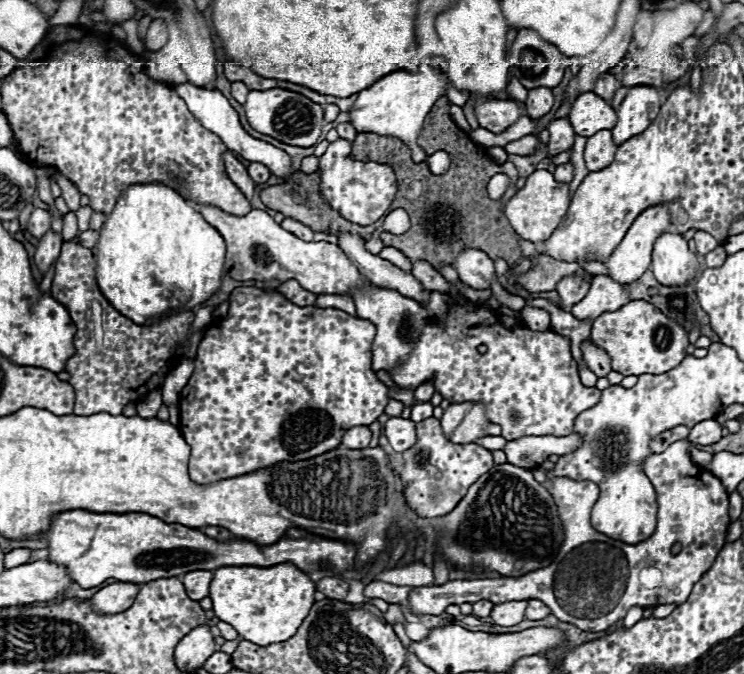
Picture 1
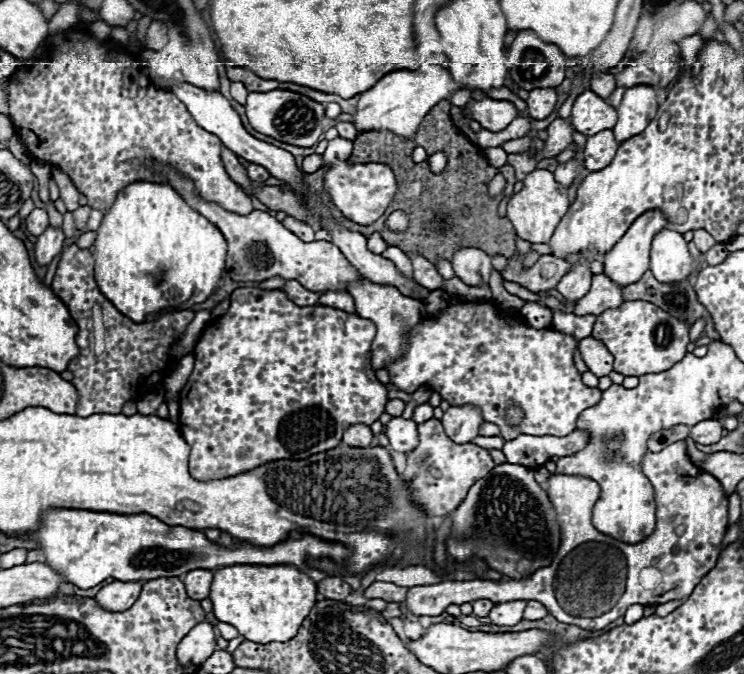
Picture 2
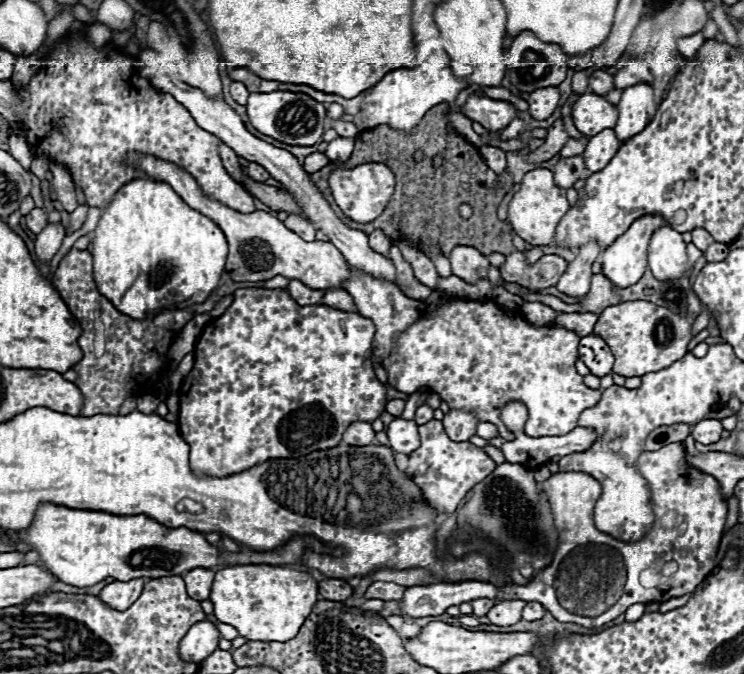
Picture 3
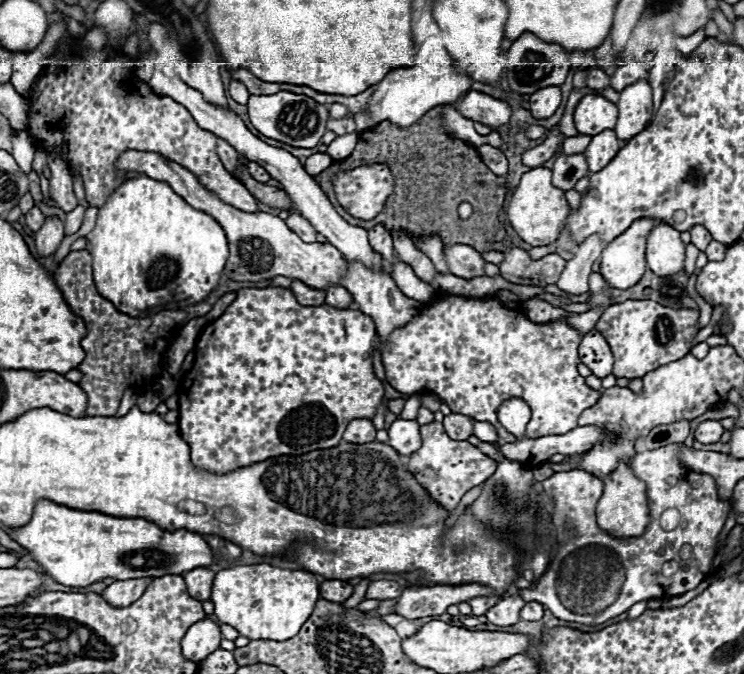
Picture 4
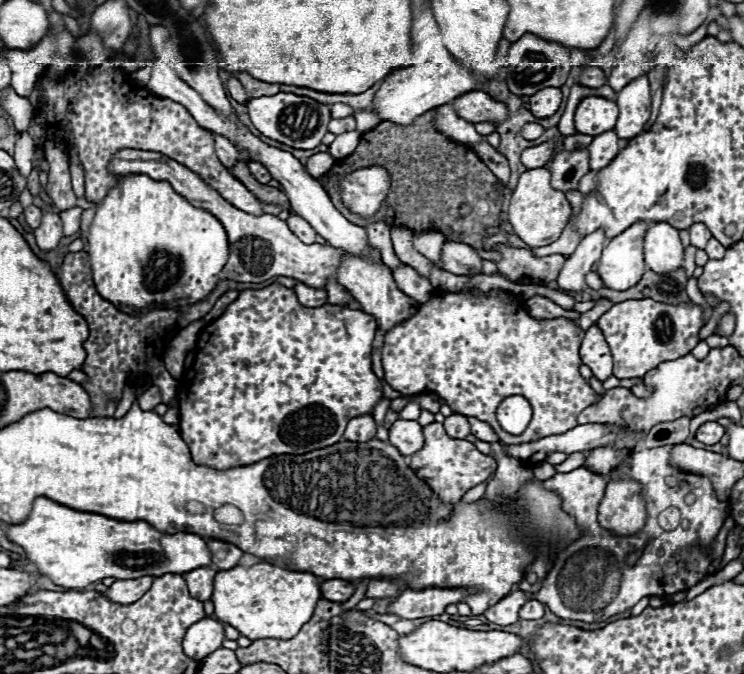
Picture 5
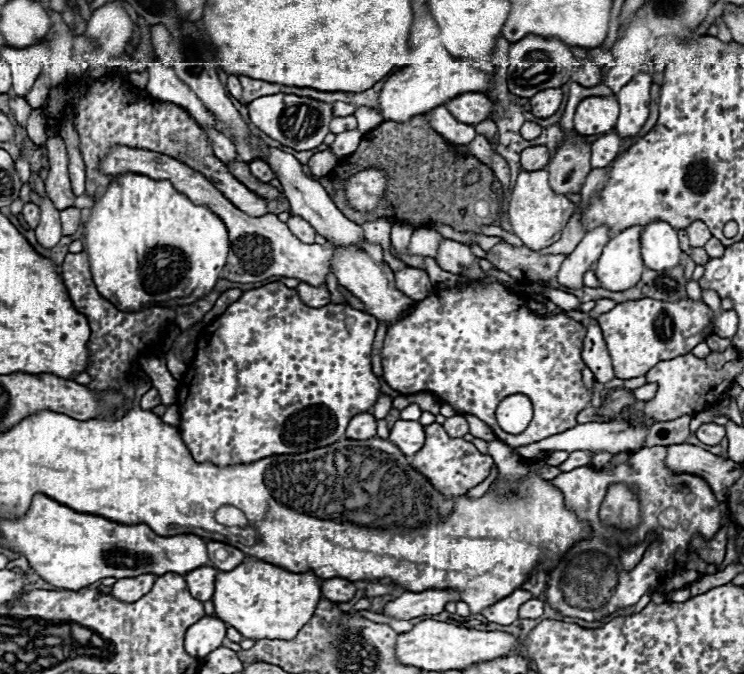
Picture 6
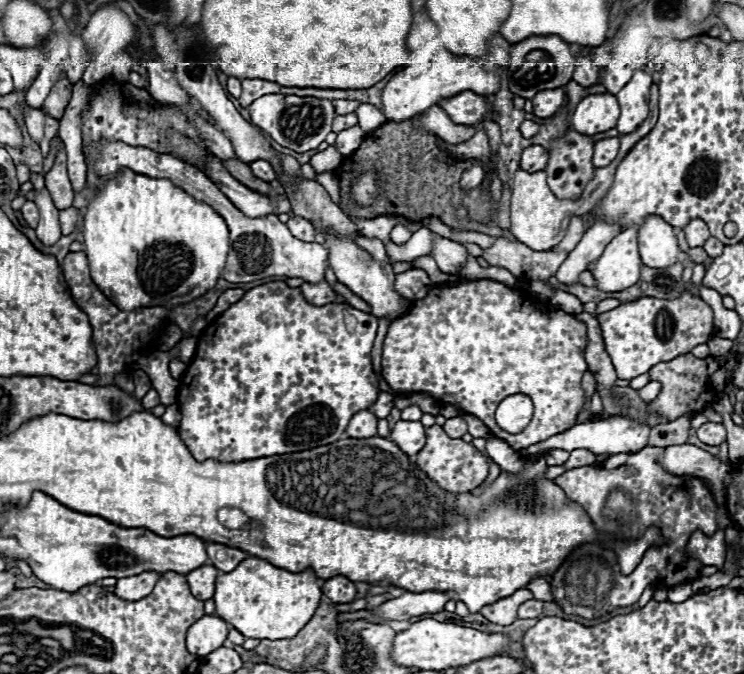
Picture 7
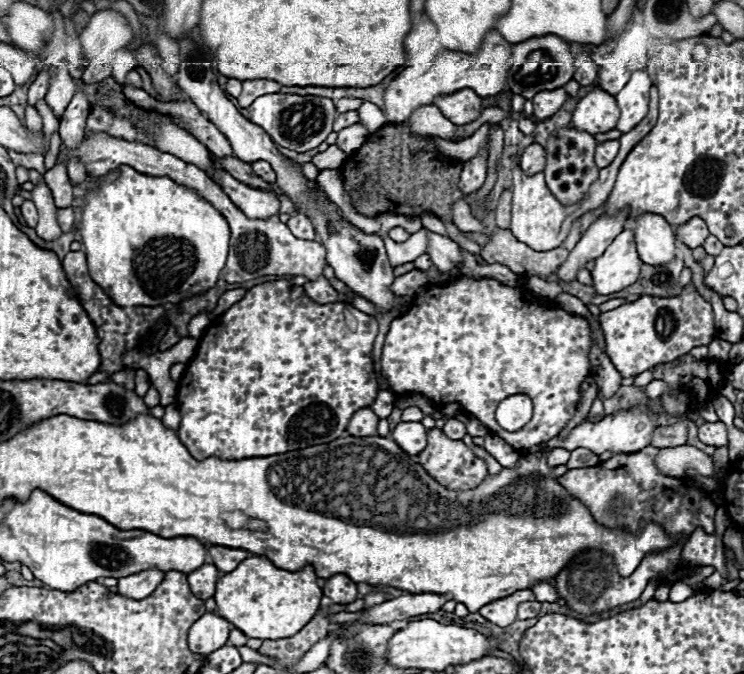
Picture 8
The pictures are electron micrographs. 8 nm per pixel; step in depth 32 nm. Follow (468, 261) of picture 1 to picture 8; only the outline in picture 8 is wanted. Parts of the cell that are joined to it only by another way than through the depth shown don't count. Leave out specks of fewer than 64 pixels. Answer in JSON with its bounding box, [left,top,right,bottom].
[426,232,462,272]

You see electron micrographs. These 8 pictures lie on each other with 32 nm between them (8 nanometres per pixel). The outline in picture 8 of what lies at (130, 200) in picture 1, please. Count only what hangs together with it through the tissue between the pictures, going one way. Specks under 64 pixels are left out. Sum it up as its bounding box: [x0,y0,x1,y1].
[80,166,230,306]

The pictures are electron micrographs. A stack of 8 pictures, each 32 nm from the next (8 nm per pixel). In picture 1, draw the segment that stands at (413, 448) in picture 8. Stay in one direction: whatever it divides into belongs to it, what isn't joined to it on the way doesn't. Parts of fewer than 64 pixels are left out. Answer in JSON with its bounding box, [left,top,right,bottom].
[384,418,416,452]

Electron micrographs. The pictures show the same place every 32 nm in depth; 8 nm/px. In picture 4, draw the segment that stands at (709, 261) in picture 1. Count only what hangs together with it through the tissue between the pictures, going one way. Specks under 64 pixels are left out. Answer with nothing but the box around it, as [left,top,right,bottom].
[704,240,726,260]

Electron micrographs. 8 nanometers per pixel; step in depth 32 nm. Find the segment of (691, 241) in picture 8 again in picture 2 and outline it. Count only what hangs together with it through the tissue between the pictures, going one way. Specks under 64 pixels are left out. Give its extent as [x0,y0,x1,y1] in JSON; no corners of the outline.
[694,230,716,252]

